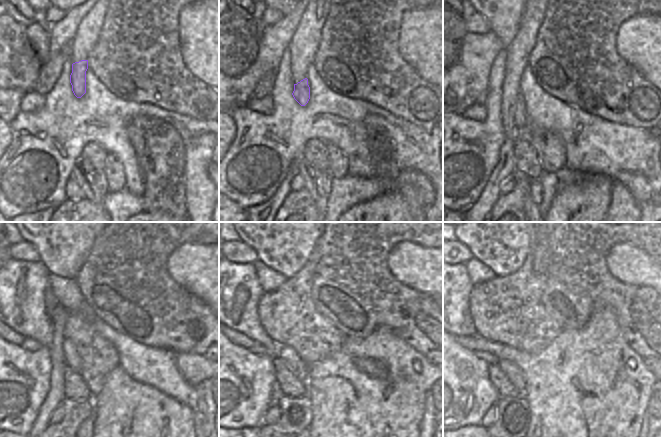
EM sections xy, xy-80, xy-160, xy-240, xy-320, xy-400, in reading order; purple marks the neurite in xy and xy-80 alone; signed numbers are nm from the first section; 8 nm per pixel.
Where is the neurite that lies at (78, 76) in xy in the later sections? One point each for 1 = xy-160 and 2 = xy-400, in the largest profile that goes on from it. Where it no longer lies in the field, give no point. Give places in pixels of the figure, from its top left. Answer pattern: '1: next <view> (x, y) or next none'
1: next xy-160 (519, 117)
2: next xy-400 (515, 375)

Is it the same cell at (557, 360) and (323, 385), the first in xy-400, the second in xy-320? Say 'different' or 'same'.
same

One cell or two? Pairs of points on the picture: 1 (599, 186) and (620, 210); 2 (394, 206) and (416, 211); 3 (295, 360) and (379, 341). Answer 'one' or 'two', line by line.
1: one
2: two
3: two

